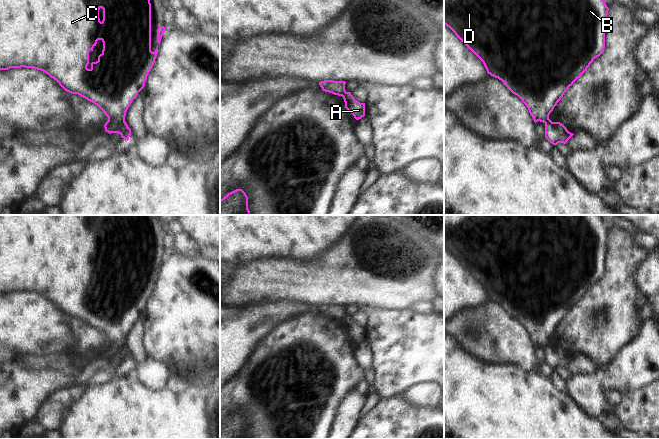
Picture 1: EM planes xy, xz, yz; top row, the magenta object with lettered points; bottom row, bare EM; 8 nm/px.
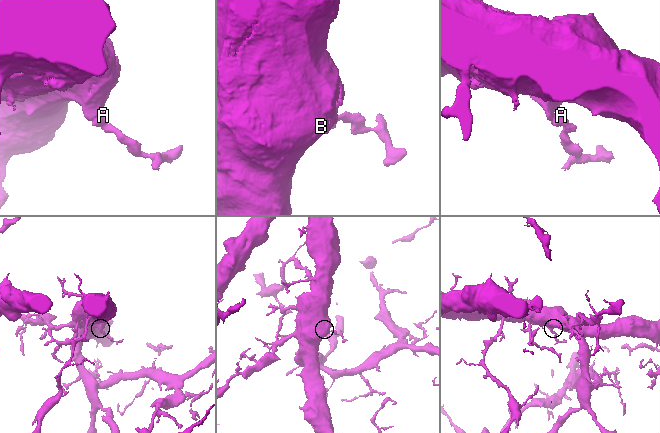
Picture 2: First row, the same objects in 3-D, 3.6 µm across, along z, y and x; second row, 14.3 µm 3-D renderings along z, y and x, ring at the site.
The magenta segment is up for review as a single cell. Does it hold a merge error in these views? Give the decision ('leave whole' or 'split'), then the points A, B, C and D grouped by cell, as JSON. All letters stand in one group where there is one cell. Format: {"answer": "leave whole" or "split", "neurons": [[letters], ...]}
{"answer": "split", "neurons": [["A"], ["B", "C", "D"]]}

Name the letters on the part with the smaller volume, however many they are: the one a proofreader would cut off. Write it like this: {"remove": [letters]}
{"remove": ["A"]}

